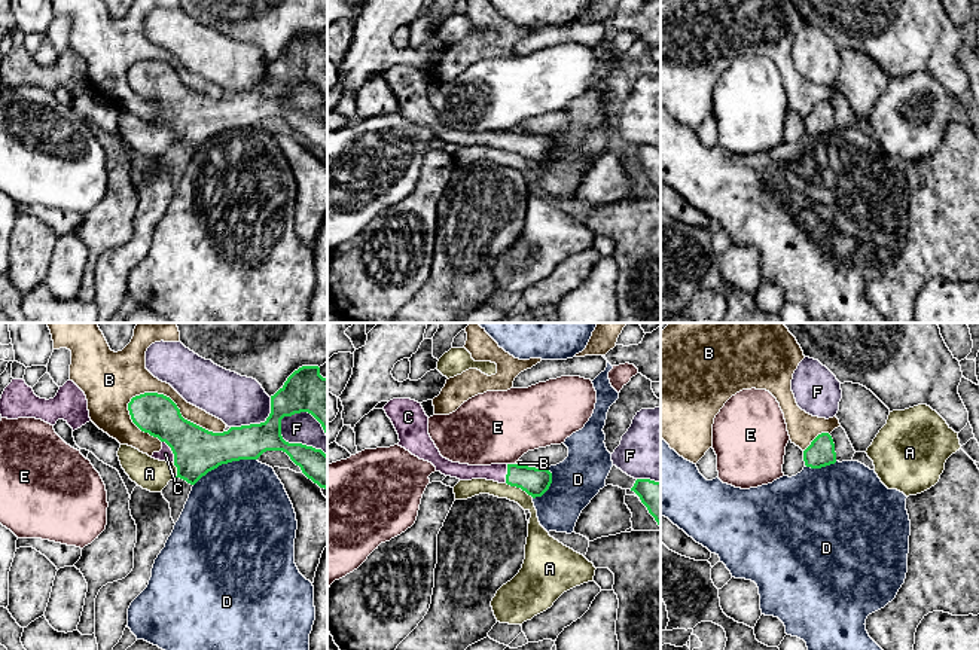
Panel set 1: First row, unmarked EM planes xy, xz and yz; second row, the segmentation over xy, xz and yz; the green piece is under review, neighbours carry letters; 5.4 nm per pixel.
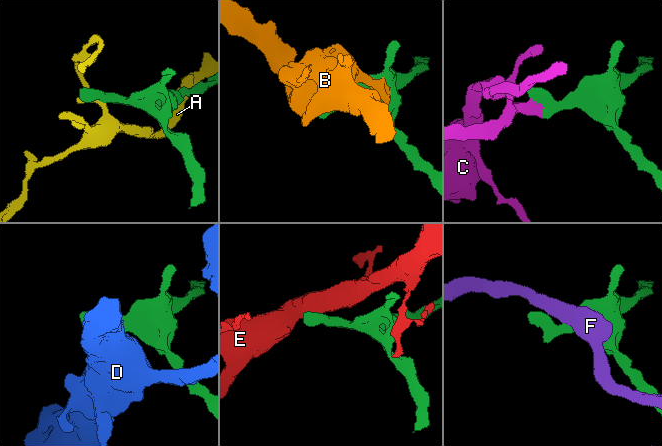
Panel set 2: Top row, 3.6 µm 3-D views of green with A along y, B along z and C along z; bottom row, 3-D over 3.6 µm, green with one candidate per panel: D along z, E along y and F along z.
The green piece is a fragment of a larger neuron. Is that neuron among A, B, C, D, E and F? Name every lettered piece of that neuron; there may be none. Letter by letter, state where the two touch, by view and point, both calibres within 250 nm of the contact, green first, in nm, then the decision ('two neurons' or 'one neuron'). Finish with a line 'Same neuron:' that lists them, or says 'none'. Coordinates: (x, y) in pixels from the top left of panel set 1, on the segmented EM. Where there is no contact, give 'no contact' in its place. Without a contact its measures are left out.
A: xz (520, 487) | 150/90 nm | two neurons
B: xy (176, 406) | 240/150 nm | two neurons
C: xy (171, 449) | 260/80 nm | one neuron
D: xy (225, 463) | 260/500 nm | two neurons
E: xz (511, 464) | 150/400 nm | two neurons
F: xy (296, 443) | 180/160 nm | two neurons
Same neuron: C

